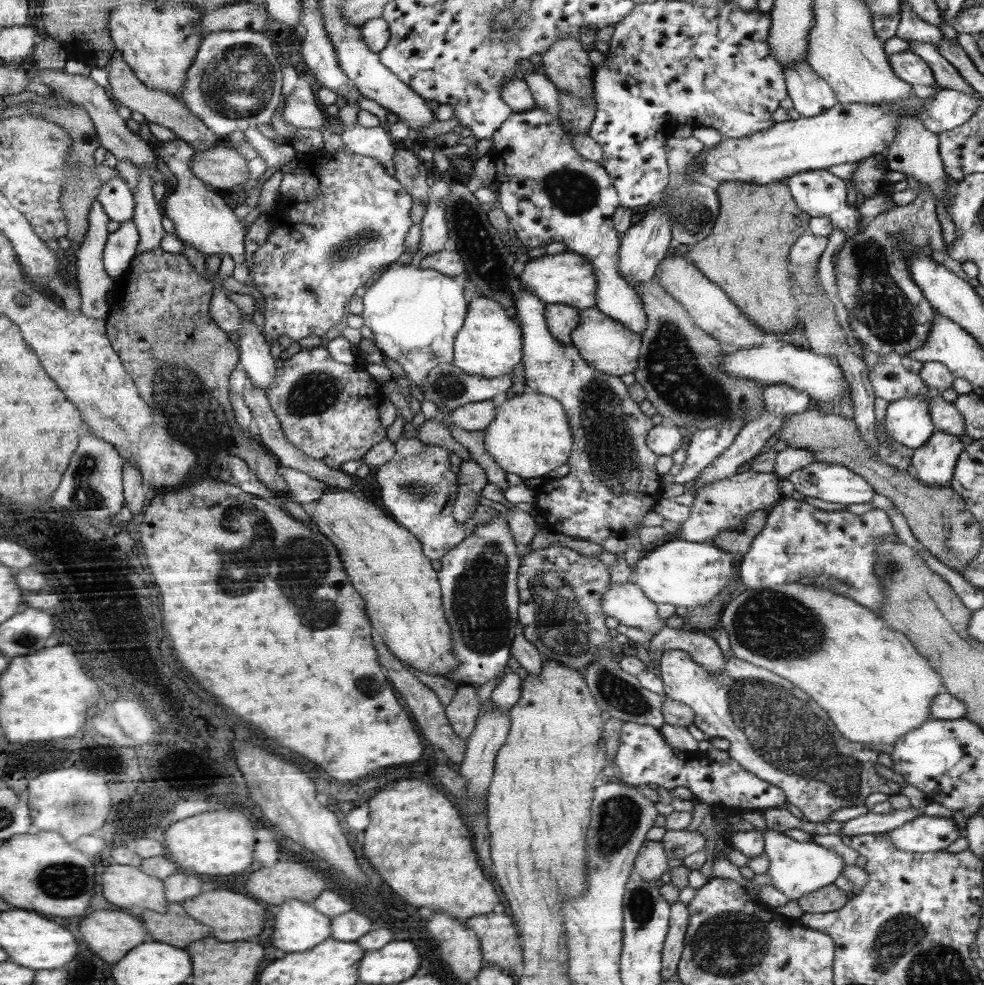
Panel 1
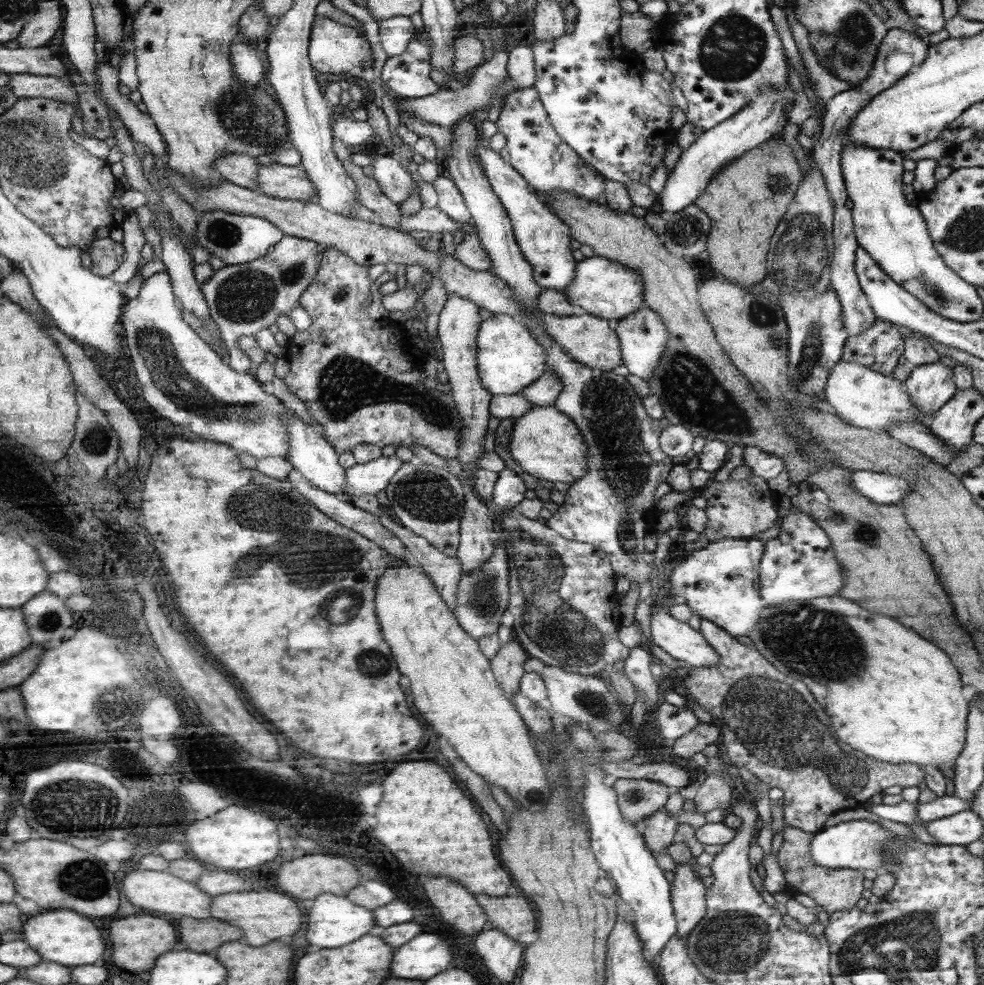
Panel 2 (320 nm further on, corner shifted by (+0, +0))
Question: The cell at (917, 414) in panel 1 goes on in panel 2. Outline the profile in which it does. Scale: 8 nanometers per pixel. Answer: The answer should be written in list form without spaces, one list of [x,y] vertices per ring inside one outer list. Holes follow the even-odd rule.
[[[939,361],[916,366],[904,385],[915,407],[925,415],[936,412],[957,391],[953,370]]]

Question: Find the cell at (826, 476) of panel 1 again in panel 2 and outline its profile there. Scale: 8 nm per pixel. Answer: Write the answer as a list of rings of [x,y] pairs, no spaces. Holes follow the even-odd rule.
[[[854,471],[851,487],[878,504],[896,505],[911,491],[908,479],[890,473]]]

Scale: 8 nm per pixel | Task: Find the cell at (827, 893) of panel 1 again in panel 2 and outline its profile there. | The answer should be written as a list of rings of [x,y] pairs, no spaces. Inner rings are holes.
[[[784,826],[781,836],[784,843],[779,849],[778,864],[784,873],[786,886],[784,892],[795,896],[808,894],[816,903],[829,913],[856,907],[856,902],[862,898],[864,892],[863,871],[849,868],[826,868],[816,864],[810,857],[810,843],[815,833],[806,832],[805,829]]]

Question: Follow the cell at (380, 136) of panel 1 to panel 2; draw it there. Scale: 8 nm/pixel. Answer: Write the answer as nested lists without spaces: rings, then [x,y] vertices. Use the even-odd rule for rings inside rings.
[[[377,155],[372,157],[372,172],[382,192],[399,207],[412,194],[414,180],[396,155]]]

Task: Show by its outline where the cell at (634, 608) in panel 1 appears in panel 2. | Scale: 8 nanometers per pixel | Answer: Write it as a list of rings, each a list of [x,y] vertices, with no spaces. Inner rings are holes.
[[[654,605],[651,611],[650,630],[656,646],[695,668],[710,667],[720,662],[721,653],[705,639],[701,630],[678,620],[664,607]]]

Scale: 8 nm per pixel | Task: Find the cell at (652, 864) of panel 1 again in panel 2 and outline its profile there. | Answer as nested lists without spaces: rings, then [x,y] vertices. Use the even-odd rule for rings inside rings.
[[[665,810],[635,826],[644,837],[648,850],[660,852],[679,841],[677,818]]]

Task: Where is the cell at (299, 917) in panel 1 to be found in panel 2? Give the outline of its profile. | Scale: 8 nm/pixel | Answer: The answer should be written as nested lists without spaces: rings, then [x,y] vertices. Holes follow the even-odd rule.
[[[322,894],[314,900],[314,906],[306,914],[306,928],[308,942],[322,948],[345,947],[362,936],[370,935],[372,930],[379,930],[374,913],[369,908],[354,904],[348,896],[335,894]]]

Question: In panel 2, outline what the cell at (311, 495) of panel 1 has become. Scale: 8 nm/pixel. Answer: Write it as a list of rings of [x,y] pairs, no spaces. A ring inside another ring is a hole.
[[[396,454],[391,457],[382,455],[366,464],[356,463],[346,468],[344,492],[350,496],[382,492],[404,465],[405,462],[396,457]]]

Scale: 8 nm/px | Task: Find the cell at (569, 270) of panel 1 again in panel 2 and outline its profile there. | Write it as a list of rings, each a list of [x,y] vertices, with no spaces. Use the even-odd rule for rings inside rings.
[[[594,255],[578,261],[577,274],[565,295],[574,305],[608,322],[620,322],[644,307],[645,285],[641,276],[618,261]]]

